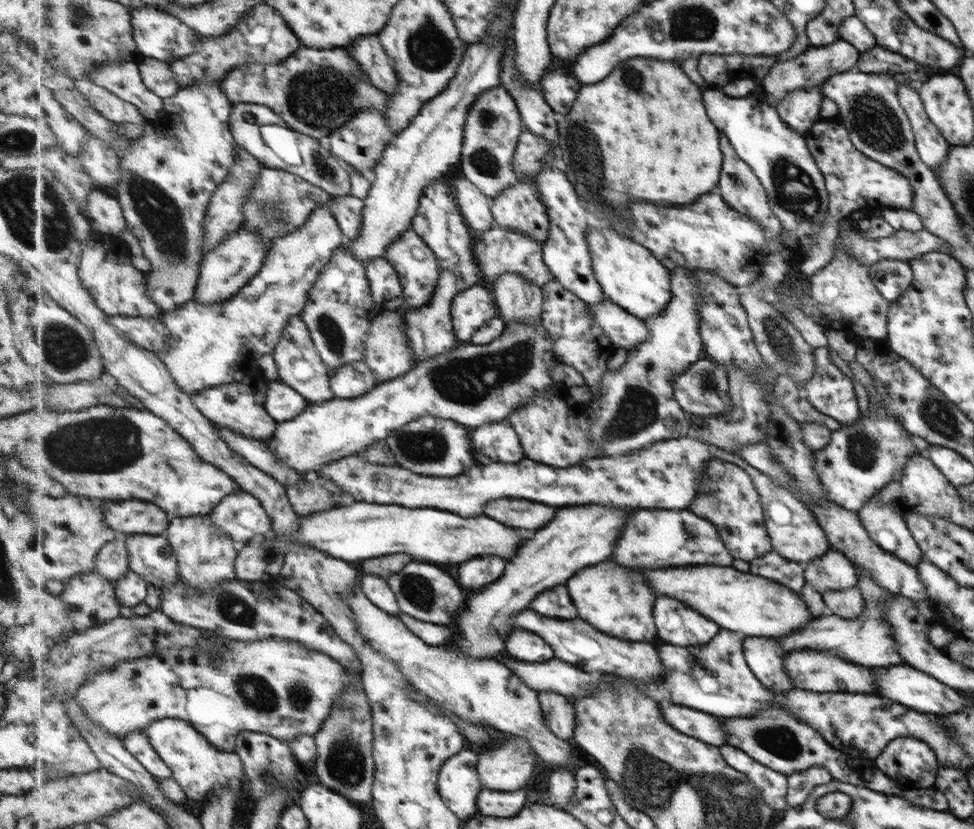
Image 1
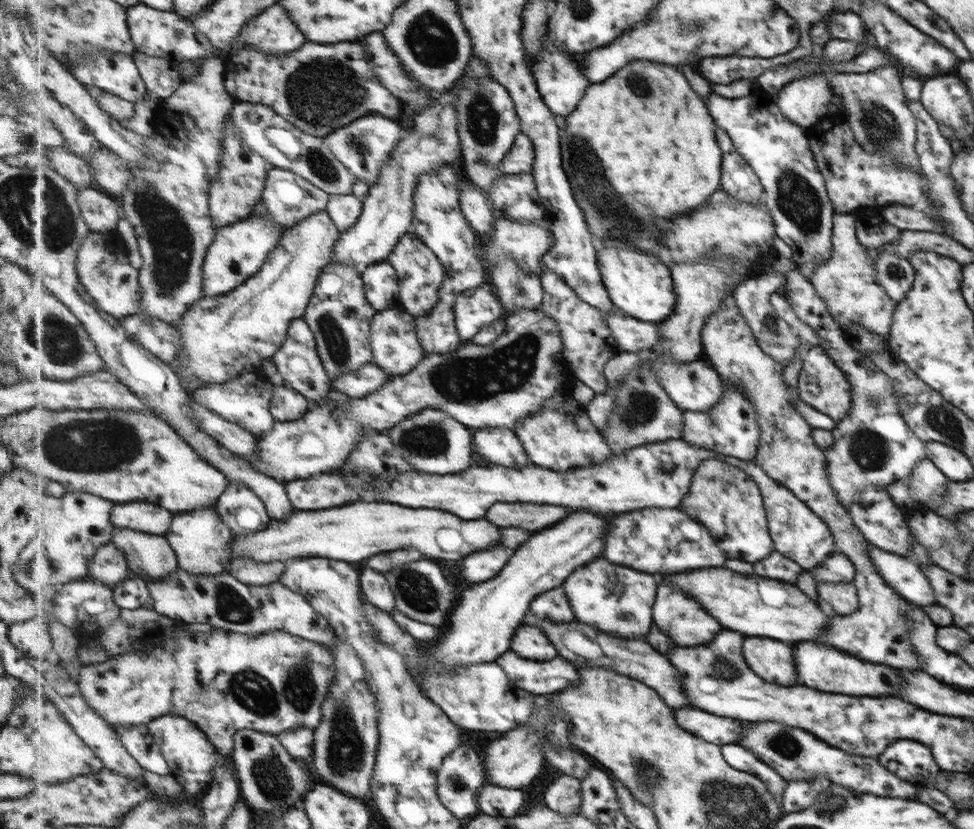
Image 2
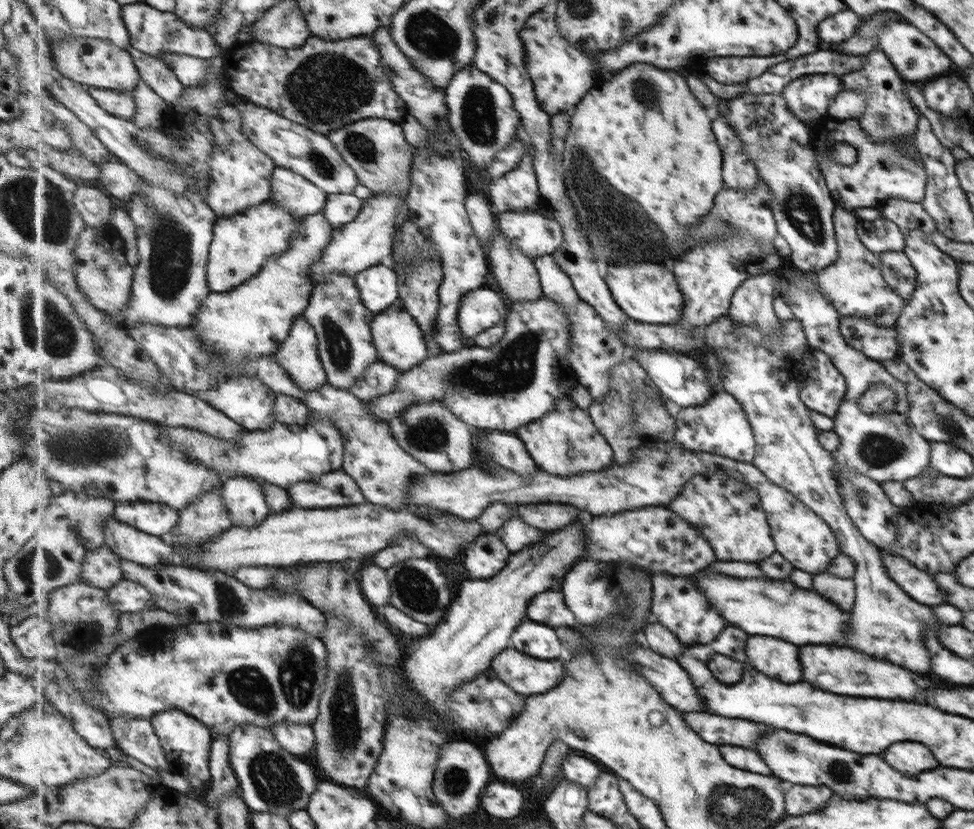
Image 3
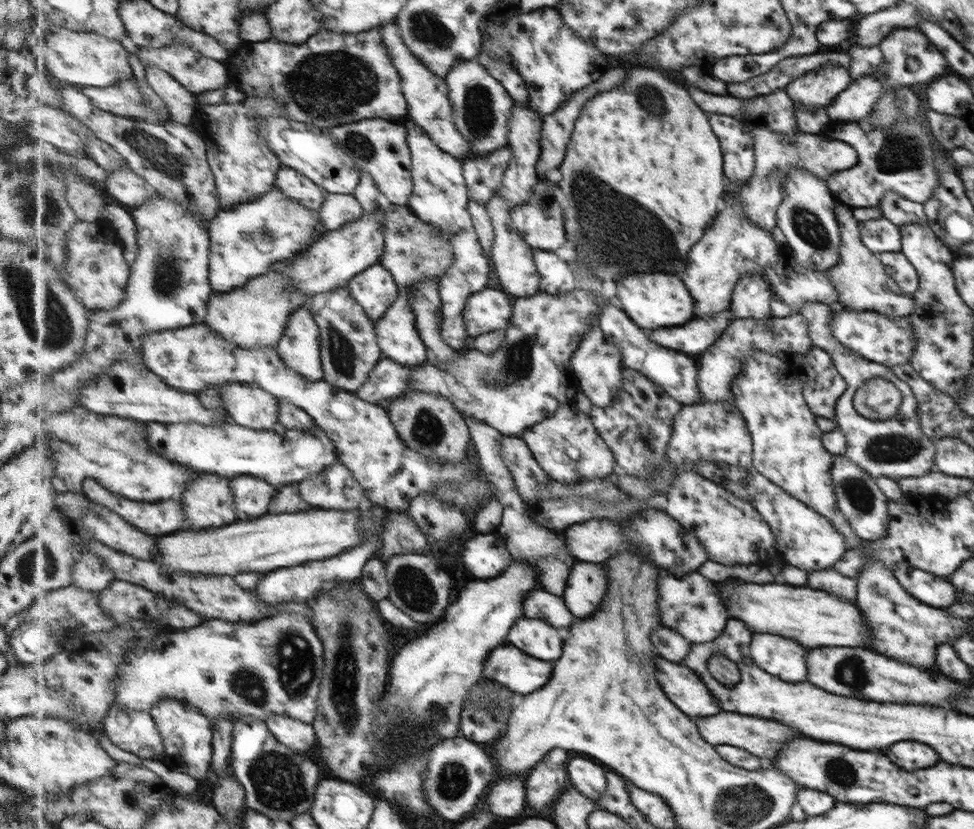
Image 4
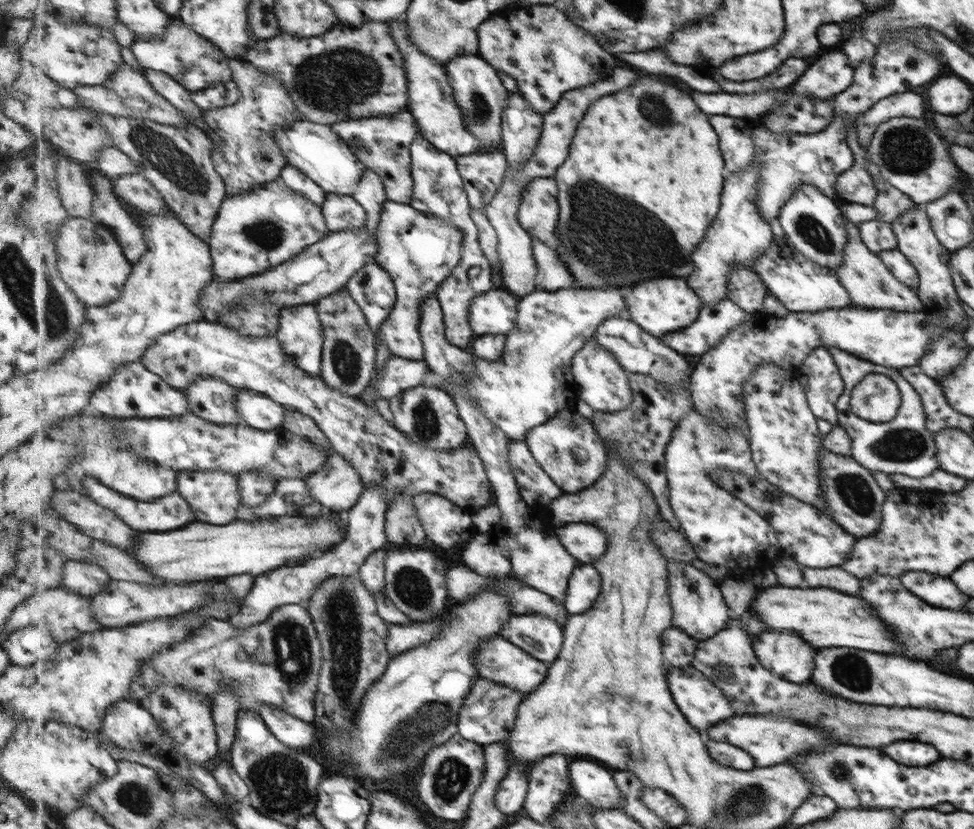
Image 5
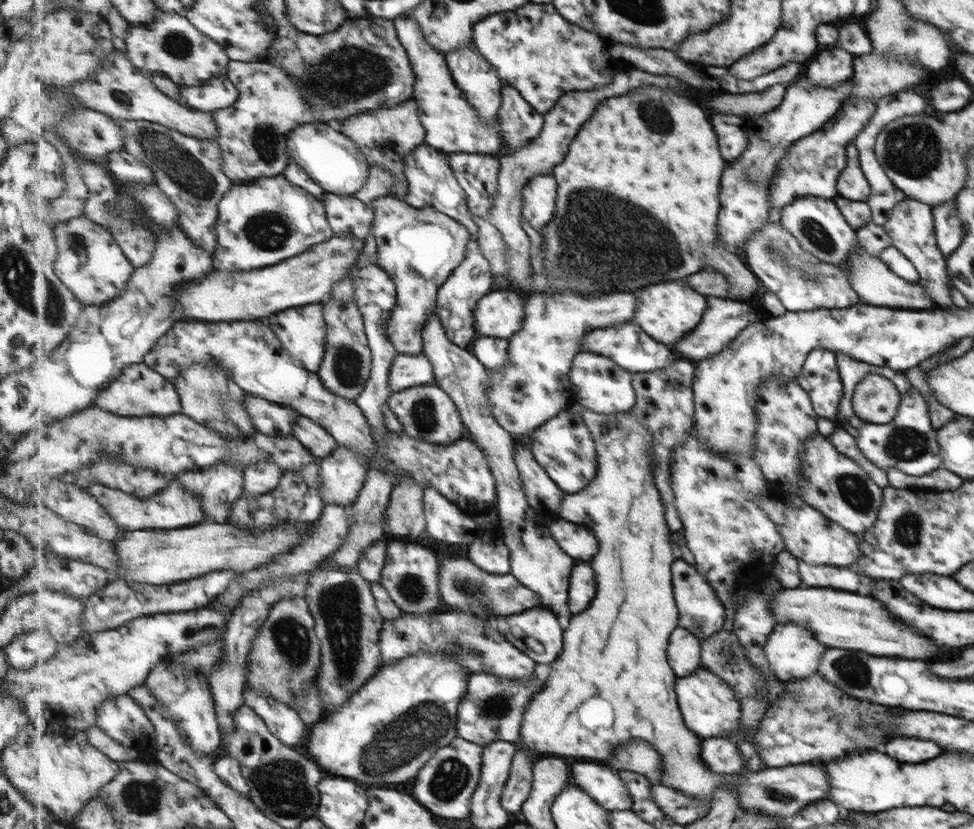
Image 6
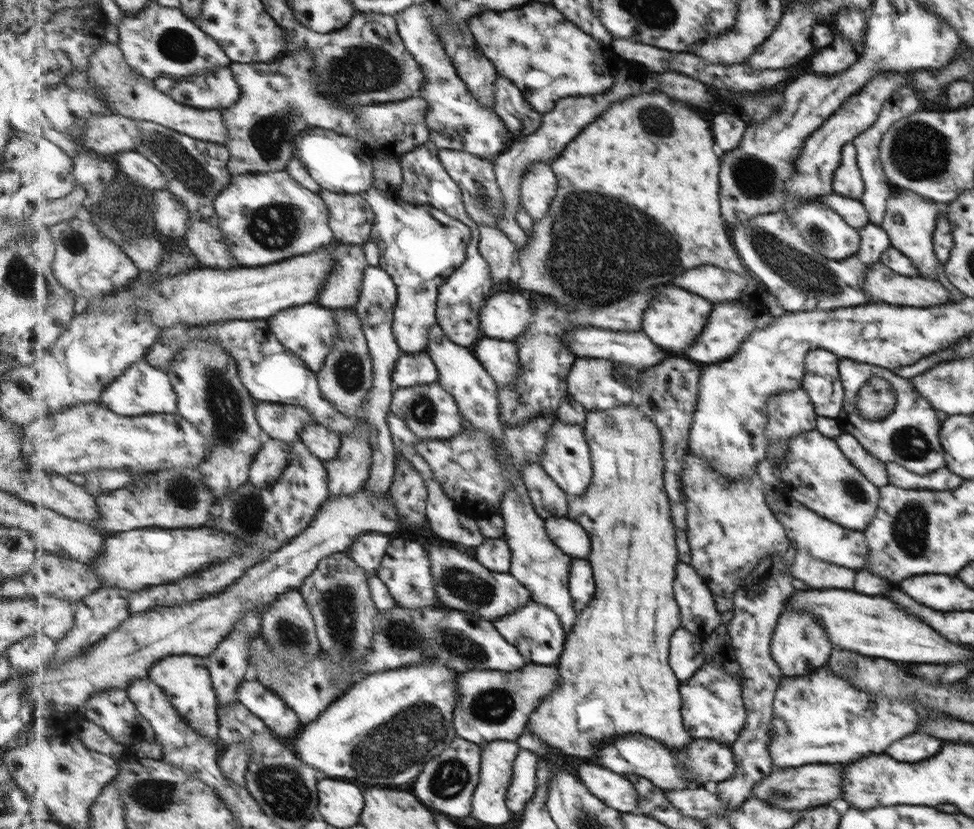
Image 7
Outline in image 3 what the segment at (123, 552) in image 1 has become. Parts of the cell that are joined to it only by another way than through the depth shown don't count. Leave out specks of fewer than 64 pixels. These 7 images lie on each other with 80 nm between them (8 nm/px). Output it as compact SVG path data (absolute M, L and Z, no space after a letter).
M106 544L86 554L80 582L113 588L124 579L122 558Z

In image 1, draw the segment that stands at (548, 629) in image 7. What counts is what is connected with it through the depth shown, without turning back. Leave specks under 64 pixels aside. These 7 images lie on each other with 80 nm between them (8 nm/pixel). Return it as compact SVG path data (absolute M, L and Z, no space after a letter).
M524 628L515 630L506 640L505 655L524 662L545 662L553 659L555 651L538 634Z

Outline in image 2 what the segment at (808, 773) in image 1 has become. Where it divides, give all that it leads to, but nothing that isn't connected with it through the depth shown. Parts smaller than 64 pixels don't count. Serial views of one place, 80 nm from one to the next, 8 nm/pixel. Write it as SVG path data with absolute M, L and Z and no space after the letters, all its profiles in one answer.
M823 776L814 781L795 782L787 781L782 792L781 810L787 813L799 812L814 804L815 798L830 789L830 783L823 780Z

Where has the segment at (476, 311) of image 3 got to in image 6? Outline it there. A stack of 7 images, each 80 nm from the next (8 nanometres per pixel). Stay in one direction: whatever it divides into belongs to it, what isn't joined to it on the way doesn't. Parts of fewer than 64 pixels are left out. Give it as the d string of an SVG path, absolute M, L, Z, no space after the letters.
M491 292L479 302L475 320L480 336L510 339L526 320L526 295Z

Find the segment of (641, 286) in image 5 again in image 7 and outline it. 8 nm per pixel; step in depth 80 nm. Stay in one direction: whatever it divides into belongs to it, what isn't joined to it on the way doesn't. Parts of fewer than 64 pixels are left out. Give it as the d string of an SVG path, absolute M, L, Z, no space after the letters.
M667 286L667 290L659 290L657 296L651 300L643 315L643 330L655 344L663 347L671 355L684 356L684 350L695 342L713 310L713 304L701 298L699 294L693 294L677 286Z

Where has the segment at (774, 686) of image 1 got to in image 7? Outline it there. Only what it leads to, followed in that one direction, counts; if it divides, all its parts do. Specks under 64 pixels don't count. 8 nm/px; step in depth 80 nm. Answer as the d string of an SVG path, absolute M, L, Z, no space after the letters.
M785 606L776 620L768 649L782 676L798 677L822 668L829 660L830 652L834 647L827 640L825 632L819 628L819 623L808 612L803 610L791 612L791 610L792 608Z

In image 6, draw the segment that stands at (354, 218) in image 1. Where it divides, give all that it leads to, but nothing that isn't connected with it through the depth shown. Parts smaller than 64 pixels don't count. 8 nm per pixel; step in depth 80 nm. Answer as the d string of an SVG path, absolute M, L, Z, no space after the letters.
M326 192L323 201L335 235L365 241L376 217L373 208L354 195Z

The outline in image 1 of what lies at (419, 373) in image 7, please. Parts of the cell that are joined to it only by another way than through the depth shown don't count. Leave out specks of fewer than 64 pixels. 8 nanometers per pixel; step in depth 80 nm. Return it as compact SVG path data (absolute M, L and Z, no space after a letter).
M361 362L347 364L339 368L337 372L331 373L331 388L337 399L354 399L362 394L373 390L377 386L377 379L373 371Z

